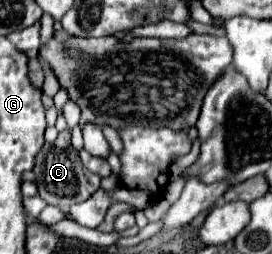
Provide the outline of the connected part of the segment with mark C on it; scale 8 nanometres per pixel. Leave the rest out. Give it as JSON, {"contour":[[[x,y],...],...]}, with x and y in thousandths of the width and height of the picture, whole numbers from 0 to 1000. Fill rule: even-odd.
{"contour":[[[250,488],[250,504],[213,528],[213,543],[206,543],[199,567],[162,567],[154,598],[132,614],[132,654],[125,654],[132,732],[140,732],[147,780],[169,803],[213,811],[228,827],[250,827],[257,811],[324,787],[368,740],[368,701],[353,685],[331,685],[301,654],[287,598],[257,567],[257,504],[265,496],[272,488]]]}

